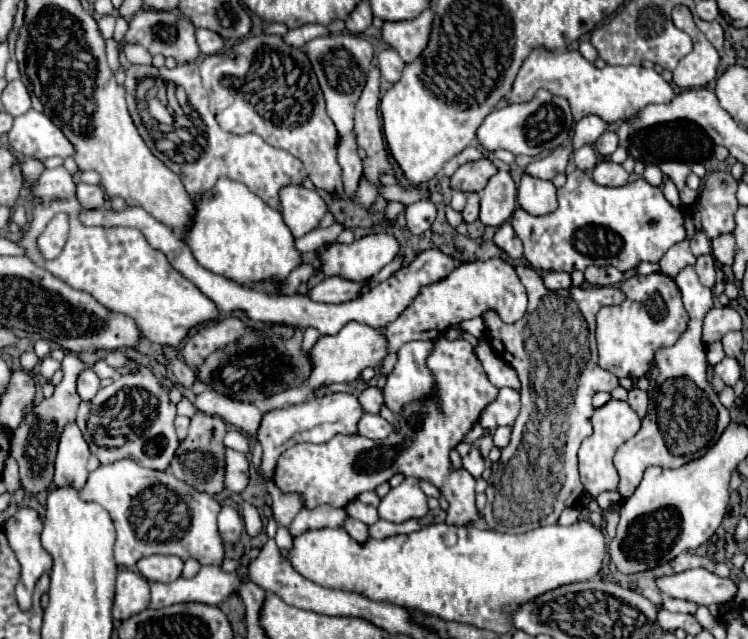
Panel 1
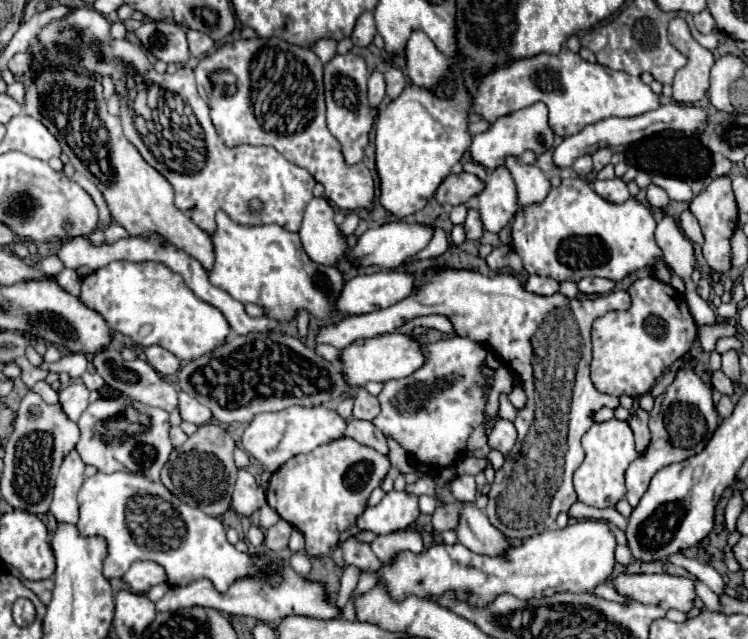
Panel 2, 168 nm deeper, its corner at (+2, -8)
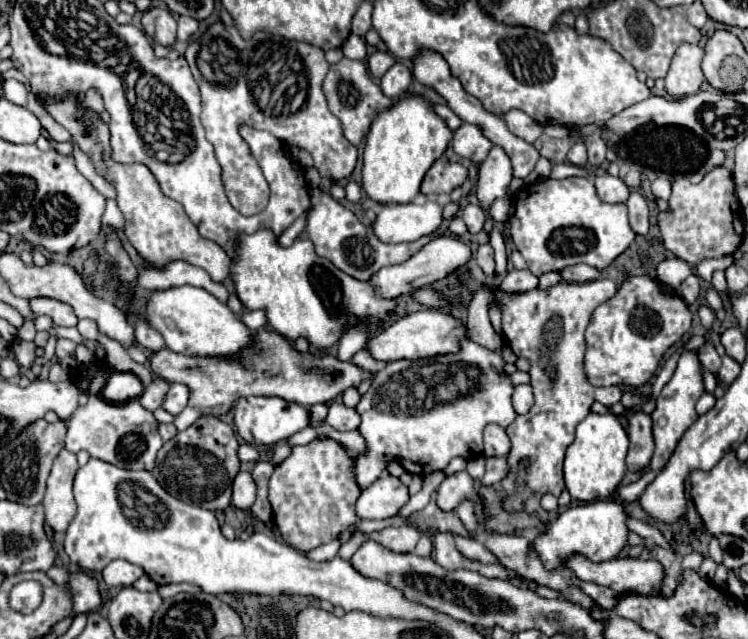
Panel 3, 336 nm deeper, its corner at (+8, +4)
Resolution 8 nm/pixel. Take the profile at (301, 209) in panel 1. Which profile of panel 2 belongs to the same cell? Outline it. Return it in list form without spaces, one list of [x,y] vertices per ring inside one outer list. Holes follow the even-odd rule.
[[[313,198],[305,208],[299,230],[303,248],[309,258],[325,266],[337,266],[337,262],[343,260],[349,252],[347,238],[341,234],[333,216],[335,210],[327,198]]]

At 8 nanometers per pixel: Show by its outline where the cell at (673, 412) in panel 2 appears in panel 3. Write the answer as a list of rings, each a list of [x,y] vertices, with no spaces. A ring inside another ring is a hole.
[[[683,352],[679,362],[677,362],[677,368],[671,376],[671,380],[663,386],[659,398],[655,400],[655,410],[651,414],[653,418],[653,438],[655,438],[655,452],[647,464],[647,468],[639,470],[639,472],[631,472],[627,470],[625,476],[623,476],[623,484],[633,484],[637,482],[643,474],[647,474],[649,470],[661,470],[665,466],[665,462],[669,460],[669,456],[673,454],[677,442],[681,440],[681,436],[691,428],[691,424],[699,418],[697,412],[695,412],[695,404],[697,400],[701,398],[701,394],[705,392],[703,388],[703,378],[701,378],[701,366],[699,366],[699,360],[695,356],[695,352]]]

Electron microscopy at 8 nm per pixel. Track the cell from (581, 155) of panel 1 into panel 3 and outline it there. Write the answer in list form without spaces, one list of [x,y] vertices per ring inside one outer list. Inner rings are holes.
[[[581,140],[571,146],[571,150],[567,154],[567,160],[575,166],[587,166],[587,150],[585,150],[585,144]]]

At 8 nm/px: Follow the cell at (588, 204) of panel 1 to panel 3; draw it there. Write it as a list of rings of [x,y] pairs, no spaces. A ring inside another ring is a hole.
[[[547,178],[537,184],[521,188],[515,194],[515,212],[509,218],[509,232],[515,248],[521,252],[529,270],[535,276],[541,276],[551,270],[563,270],[575,264],[589,264],[597,270],[603,270],[635,240],[635,232],[631,230],[627,218],[627,204],[601,202],[593,182],[587,178],[565,178],[565,180]]]

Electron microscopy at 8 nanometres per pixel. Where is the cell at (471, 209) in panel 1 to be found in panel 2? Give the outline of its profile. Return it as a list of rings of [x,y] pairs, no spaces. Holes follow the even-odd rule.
[[[469,210],[463,226],[465,226],[465,232],[467,232],[469,240],[479,240],[483,236],[483,224],[481,224],[481,218],[479,218],[477,210]]]

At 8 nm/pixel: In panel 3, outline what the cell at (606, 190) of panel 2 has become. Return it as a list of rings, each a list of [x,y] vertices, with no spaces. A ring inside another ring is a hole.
[[[611,174],[597,176],[595,188],[603,202],[627,202],[629,198],[629,188],[623,184],[619,176],[611,176]]]

